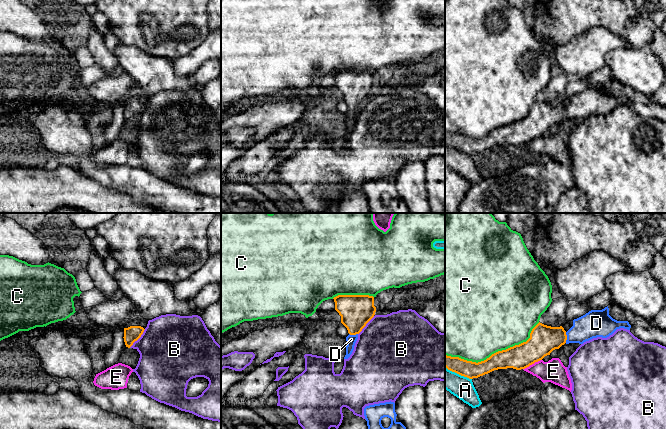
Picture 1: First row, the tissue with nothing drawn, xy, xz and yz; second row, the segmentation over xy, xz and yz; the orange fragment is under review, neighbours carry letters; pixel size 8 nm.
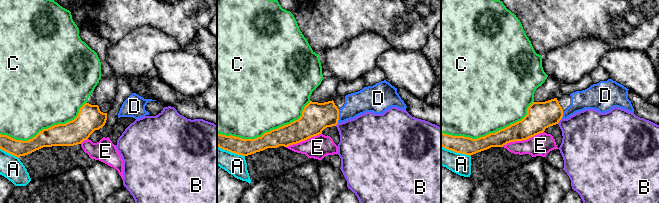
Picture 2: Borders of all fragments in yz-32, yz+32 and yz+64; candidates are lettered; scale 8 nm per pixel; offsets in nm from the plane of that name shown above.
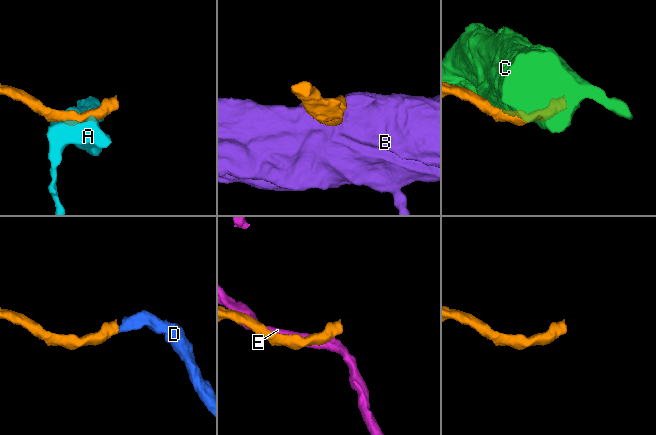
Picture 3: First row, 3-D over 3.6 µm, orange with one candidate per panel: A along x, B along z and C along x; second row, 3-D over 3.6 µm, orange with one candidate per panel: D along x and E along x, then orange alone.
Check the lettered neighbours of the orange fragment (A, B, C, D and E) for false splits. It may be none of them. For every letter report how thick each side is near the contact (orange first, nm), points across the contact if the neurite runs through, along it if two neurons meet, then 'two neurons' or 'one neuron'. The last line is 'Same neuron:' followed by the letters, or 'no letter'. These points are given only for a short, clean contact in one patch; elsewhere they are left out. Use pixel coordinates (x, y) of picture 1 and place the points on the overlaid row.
A: calibres 140 and 180 nm; two neurons
B: calibres 130 and 460 nm; border xy (145, 329), (129, 347); two neurons
C: calibres 200 and 500 nm; two neurons
D: calibres 220 and 220 nm; one neuron
E: calibres 220 and 180 nm; two neurons
Same neuron: D

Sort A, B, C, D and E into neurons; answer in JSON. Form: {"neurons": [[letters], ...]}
{"neurons": [["A"], ["B"], ["C"], ["D"], ["E"]]}

